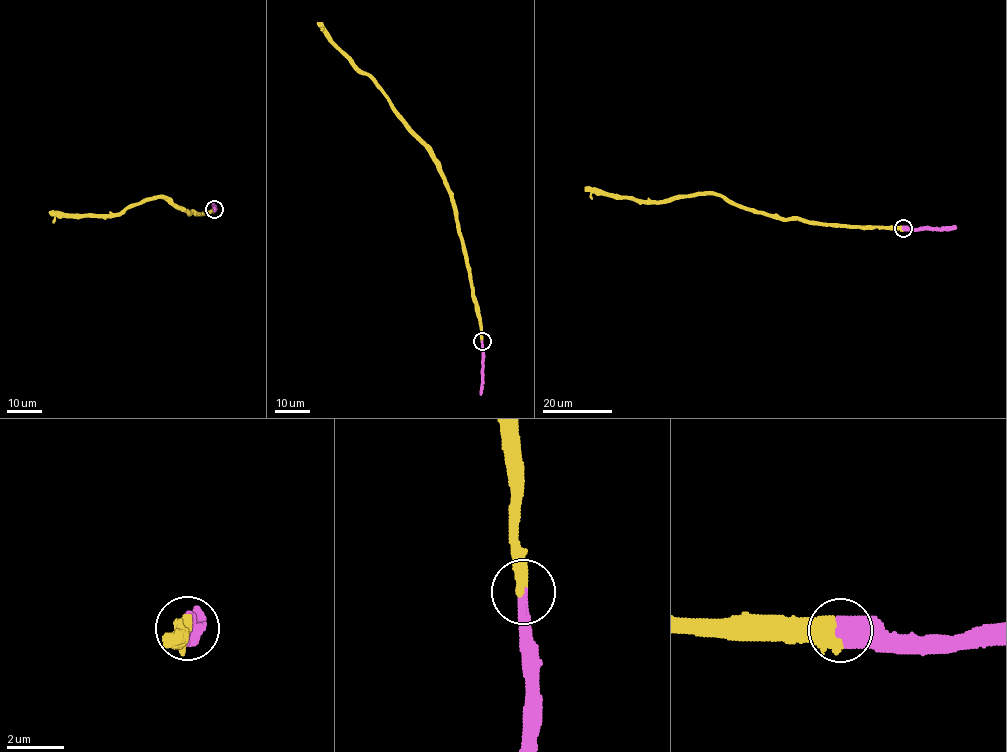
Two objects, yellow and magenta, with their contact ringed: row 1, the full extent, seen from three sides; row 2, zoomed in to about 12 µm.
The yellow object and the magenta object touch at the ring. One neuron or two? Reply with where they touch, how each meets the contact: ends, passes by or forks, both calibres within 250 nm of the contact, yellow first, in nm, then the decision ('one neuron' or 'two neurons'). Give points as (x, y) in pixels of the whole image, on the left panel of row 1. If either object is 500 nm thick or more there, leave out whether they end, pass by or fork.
at (214, 209); 550 nm thick on the yellow side, 550 nm on the other; one neuron

